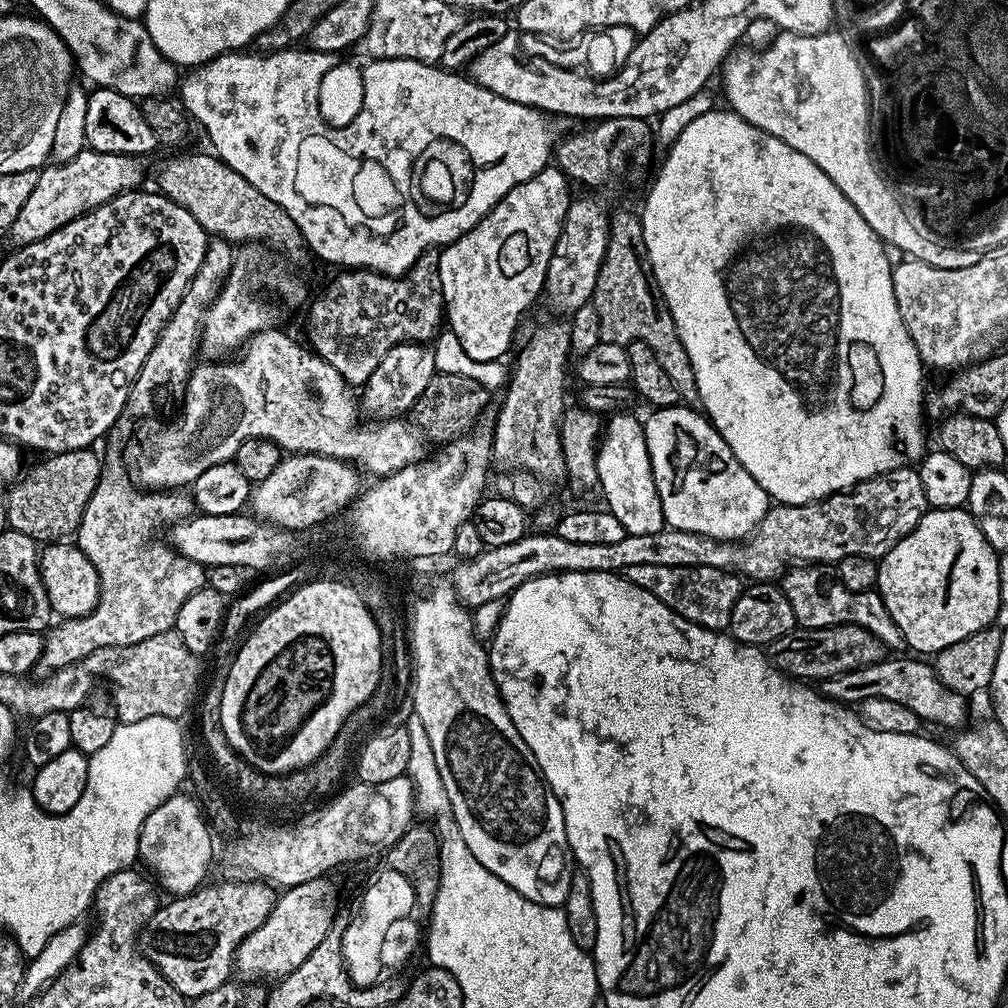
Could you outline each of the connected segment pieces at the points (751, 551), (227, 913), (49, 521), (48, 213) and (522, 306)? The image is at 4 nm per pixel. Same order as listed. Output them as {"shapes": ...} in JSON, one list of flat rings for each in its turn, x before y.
{"shapes":[[[901,466,890,470,889,472,881,472,880,475,870,478,869,480,860,480,852,488,843,492,836,492,833,496,826,496,823,500,811,500,808,504,781,504,779,502,773,503,768,509,768,513,762,518,762,522,758,522,756,529,752,531,743,542,734,540,715,540,710,538,707,534,690,528,669,528,665,526,662,530,658,530,654,534,634,534,633,536,625,535,619,542,566,542,566,538,555,534,529,534,518,538,518,542,510,542,510,546,494,546,493,548,485,548,482,554,478,554,469,560,460,560,457,563,457,568,453,570,450,575,450,583,456,596,459,598,461,604,465,608,471,610,482,606,482,602,492,602,494,600,504,600,511,596,512,592,522,582,532,580,535,576,547,576,549,572,614,572,617,574,623,573,624,569,630,566,686,566,693,568,701,564,702,566,710,566,711,568,722,568,725,570,735,570,741,577,747,578,752,582,772,582,784,575,788,571,793,562,801,564,826,564,829,566,835,565,837,560,846,558,846,554,862,554,863,556,871,556,879,558,885,556,891,548,893,548,899,540,906,534,910,534,914,530,914,526,918,526,918,522,924,517,924,513,928,511,930,505,926,498,926,490,922,490,922,478,919,471,912,466]],[[221,879,221,884,201,886,195,892,188,893,187,896,176,896,169,902,161,903,160,907,148,921,146,926,140,929,138,947,141,954,156,967,185,998,195,998,206,994,210,990,218,990,218,986,229,983,234,972,234,961,238,946,270,914,270,910,276,904,278,895,277,889,271,884,265,884,262,880,229,880]],[[79,448,49,455,41,464,25,471,7,489,8,524,13,532,21,532,38,542,56,542,68,538,80,527,85,506,95,492,101,476,102,460,92,448]],[[85,147,74,158,64,164,55,162,39,169,40,177,26,198,26,206,18,210,10,229,13,245,38,242,54,230,66,226,74,218,93,212,98,206,110,202,115,196,123,196,139,189,144,180,144,163,139,156,123,156,109,152,95,152]],[[544,168,534,178,514,186,510,194,503,196,497,204,486,213,482,222,474,226,462,238,453,244,443,245,440,252,442,294,446,324,462,342,462,350,475,360,500,360,512,344,512,335,524,316,524,311,543,293,544,279,556,239,566,210,570,203,568,196,570,181,559,168]]]}

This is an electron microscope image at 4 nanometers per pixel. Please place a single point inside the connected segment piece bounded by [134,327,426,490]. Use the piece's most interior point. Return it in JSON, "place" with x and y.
{"place":[280,390]}

